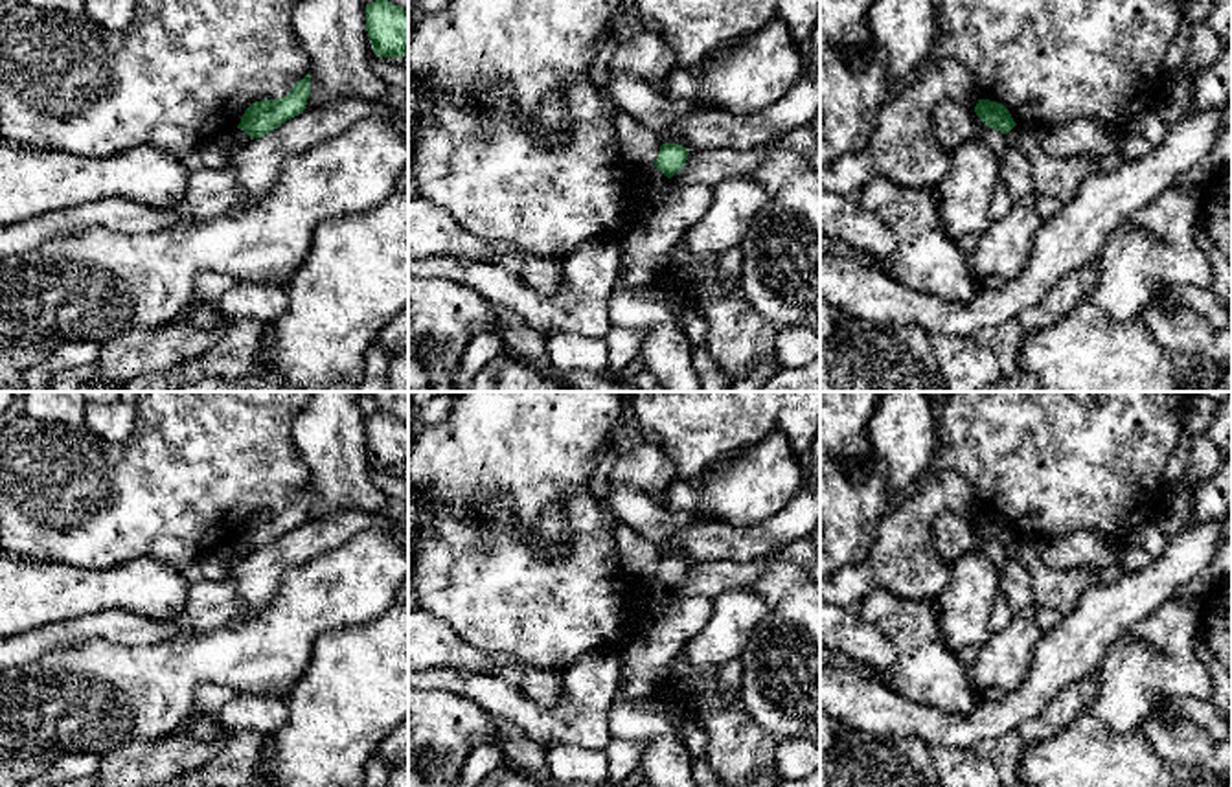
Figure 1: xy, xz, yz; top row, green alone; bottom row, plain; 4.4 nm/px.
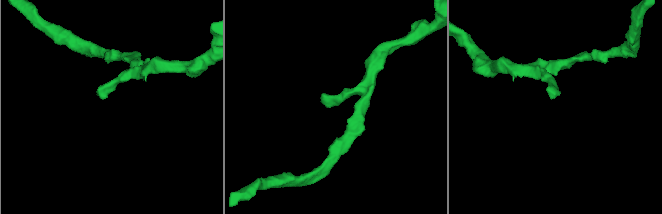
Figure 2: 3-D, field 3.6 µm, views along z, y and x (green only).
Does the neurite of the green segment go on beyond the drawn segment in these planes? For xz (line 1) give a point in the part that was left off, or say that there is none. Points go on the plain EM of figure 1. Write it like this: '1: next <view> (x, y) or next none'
1: next none

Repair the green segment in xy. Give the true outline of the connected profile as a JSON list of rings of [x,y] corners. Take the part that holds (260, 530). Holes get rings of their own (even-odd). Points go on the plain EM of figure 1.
[[[311,484],[300,491],[294,500],[279,511],[261,511],[252,515],[237,541],[245,542],[250,552],[261,550],[278,541],[287,531],[305,522],[311,506]]]

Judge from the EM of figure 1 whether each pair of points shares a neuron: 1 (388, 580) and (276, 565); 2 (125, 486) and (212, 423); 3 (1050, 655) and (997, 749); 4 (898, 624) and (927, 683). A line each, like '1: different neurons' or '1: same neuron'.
1: different neurons
2: same neuron
3: different neurons
4: same neuron

